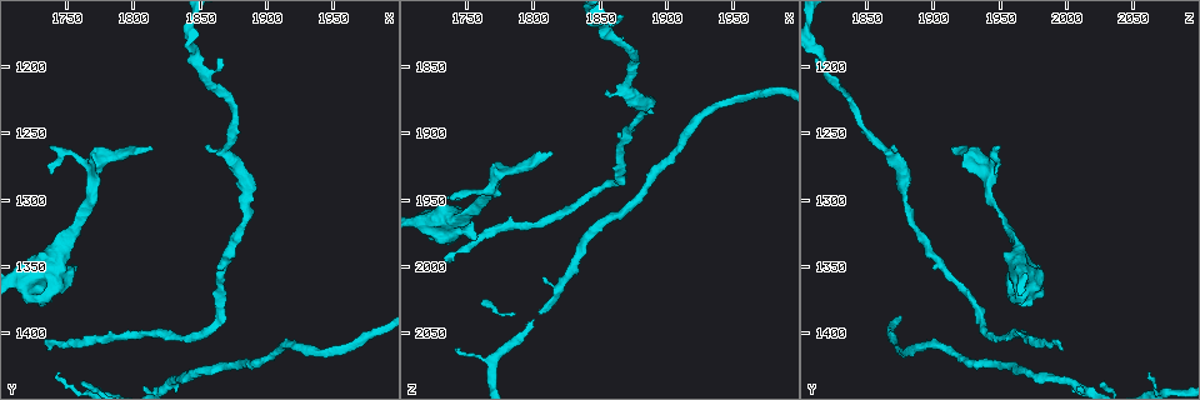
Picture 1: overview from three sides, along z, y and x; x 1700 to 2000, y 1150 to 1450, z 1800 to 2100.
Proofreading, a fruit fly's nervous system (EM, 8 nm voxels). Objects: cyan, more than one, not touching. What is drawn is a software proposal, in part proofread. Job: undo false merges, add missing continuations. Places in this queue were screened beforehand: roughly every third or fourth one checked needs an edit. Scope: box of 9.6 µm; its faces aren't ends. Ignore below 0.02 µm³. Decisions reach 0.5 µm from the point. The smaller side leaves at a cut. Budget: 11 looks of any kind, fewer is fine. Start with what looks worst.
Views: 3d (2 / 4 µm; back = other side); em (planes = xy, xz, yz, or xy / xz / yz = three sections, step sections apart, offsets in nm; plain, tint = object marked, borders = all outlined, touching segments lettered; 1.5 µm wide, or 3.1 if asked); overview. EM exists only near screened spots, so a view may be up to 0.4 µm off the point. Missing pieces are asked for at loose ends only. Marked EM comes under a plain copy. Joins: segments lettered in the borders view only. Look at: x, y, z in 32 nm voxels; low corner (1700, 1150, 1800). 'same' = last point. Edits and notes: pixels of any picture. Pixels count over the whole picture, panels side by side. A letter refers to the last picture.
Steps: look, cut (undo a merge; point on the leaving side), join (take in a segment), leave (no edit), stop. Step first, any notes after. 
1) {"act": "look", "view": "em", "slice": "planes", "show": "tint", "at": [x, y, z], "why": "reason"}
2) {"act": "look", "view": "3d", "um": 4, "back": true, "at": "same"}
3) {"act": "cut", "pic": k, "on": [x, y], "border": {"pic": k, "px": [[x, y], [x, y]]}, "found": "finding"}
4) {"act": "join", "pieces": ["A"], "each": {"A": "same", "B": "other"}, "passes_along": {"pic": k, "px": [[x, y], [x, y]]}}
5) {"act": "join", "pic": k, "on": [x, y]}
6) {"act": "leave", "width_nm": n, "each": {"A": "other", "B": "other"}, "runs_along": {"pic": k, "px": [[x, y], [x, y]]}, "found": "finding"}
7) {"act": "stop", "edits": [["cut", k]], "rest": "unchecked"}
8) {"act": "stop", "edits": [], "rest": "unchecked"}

{"act": "look", "view": "em", "slice": "xy", "step": 8, "show": "borders", "at": [1734, 1406, 1996], "why": "long arm stops here"}

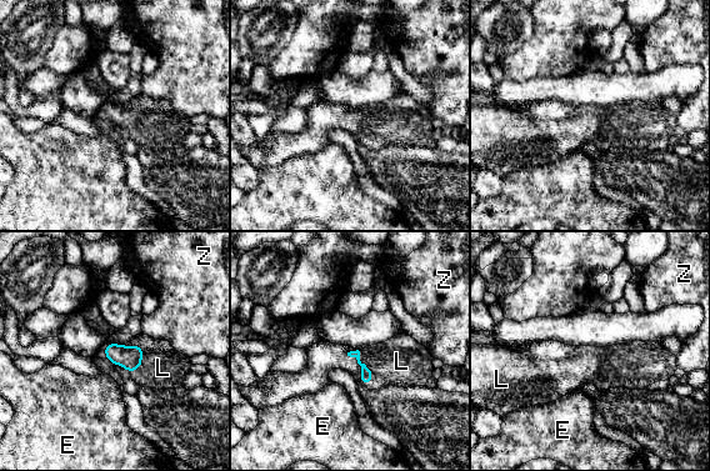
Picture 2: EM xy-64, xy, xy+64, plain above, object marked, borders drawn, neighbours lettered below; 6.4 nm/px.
{"act": "look", "view": "em", "slice": "xz", "step": 8, "show": "borders", "at": "same", "why": "cut it another way"}

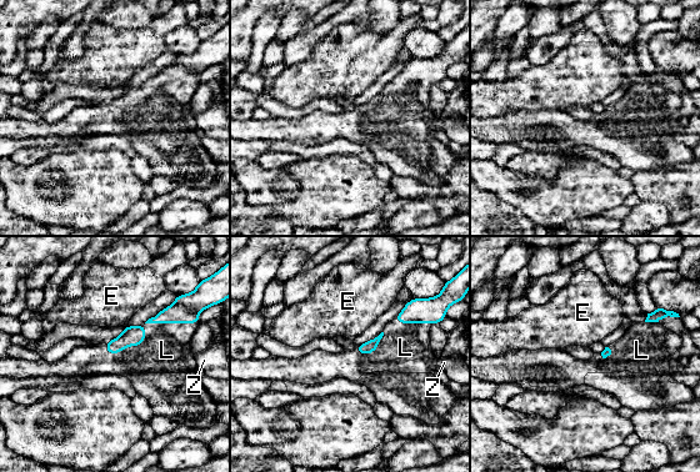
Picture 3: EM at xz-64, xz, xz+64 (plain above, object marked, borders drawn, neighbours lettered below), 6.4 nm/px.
{"act": "join", "pieces": ["L"], "each": {"E": "other", "L": "same", "Z": "other"}, "found": "the neuron continues"}

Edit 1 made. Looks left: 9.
{"act": "look", "view": "3d", "um": 2, "at": [1814, 1262, 1916], "why": "an open end"}

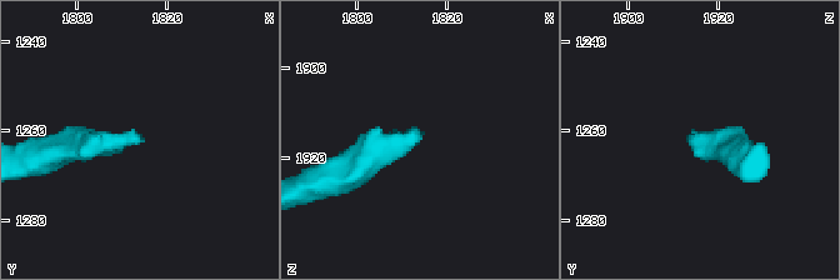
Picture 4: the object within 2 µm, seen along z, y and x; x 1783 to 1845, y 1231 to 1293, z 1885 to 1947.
{"act": "look", "view": "em", "slice": "planes", "show": "borders", "at": [1815, 1262, 1914], "why": "shape alone is not enough"}

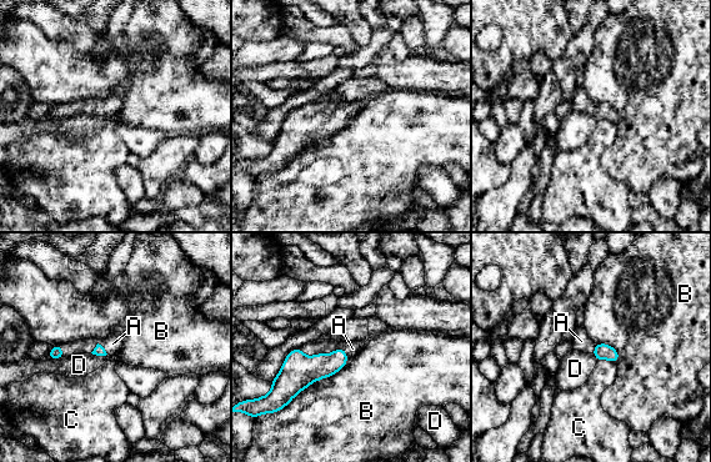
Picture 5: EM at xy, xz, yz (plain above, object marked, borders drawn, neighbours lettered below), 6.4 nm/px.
{"act": "join", "pieces": ["A"], "each": {"A": "same", "B": "other", "C": "other", "D": "other"}, "passes_along": {"pic": 5, "px": [[298, 372], [323, 353], [353, 348]]}, "found": "it goes on there"}

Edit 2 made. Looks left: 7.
{"act": "stop", "edits": [["join", 3], ["join", 5]], "rest": "unchecked"}

